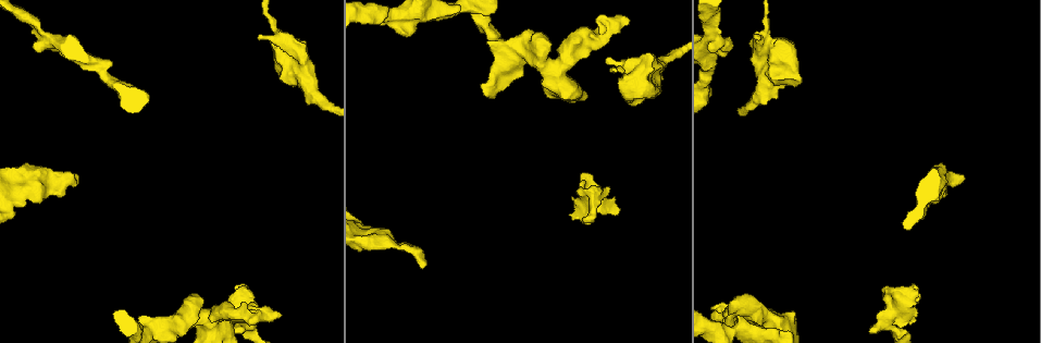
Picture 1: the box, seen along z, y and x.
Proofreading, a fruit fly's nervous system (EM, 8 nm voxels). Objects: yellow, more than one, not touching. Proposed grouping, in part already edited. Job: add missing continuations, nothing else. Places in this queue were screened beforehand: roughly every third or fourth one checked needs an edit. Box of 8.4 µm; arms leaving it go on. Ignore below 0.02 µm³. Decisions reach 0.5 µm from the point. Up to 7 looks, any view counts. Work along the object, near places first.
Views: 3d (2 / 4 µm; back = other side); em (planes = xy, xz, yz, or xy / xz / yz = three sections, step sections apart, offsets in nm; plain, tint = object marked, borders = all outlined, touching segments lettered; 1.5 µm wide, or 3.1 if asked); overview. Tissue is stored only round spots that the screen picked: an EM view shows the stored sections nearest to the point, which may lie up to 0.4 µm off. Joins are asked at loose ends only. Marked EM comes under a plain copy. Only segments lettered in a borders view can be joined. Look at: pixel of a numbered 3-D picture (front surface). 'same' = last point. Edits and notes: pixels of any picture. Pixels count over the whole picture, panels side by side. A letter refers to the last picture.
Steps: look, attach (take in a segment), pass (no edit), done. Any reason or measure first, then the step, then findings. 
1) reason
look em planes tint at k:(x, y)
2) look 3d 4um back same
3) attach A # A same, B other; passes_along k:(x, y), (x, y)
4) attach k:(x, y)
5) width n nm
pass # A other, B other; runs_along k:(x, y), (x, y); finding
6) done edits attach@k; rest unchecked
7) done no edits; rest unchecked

stops while still wide
look em xz step 8 borders at 1:(717, 316)

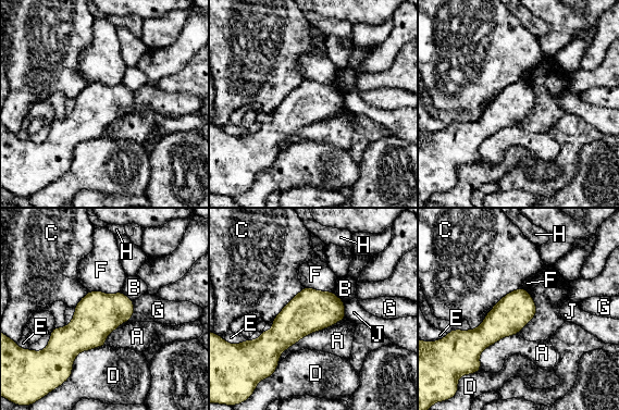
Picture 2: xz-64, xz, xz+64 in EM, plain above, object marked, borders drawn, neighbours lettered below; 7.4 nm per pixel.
look em planes borders same

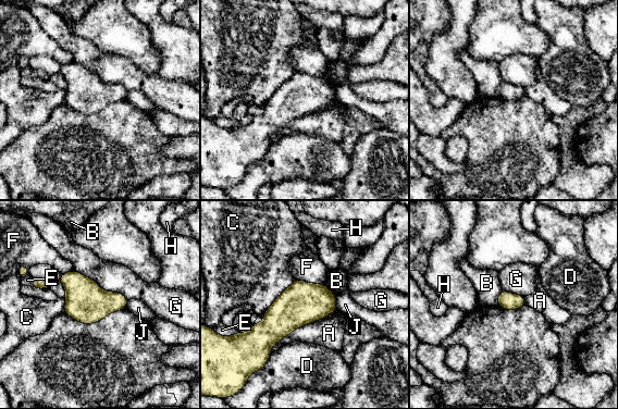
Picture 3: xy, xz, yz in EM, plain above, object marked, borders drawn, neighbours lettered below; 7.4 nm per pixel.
pass # A other, B other, C other, D other, E other, F other, G other, H other, J other; border 3:(73, 270), (127, 300); none of them fits

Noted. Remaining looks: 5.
branch stops here
look em yz step 8 tint at 1:(261, 35)

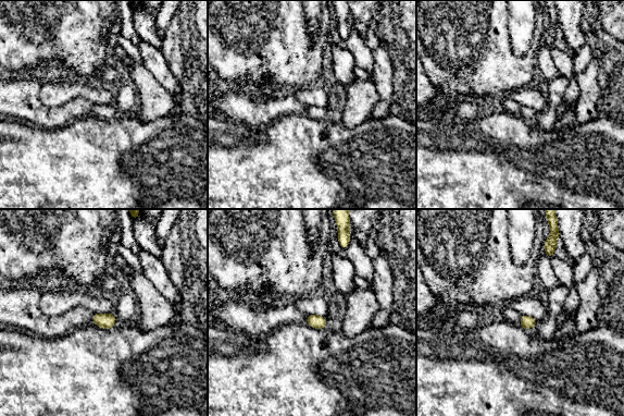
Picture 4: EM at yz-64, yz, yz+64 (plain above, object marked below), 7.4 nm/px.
look em planes borders same

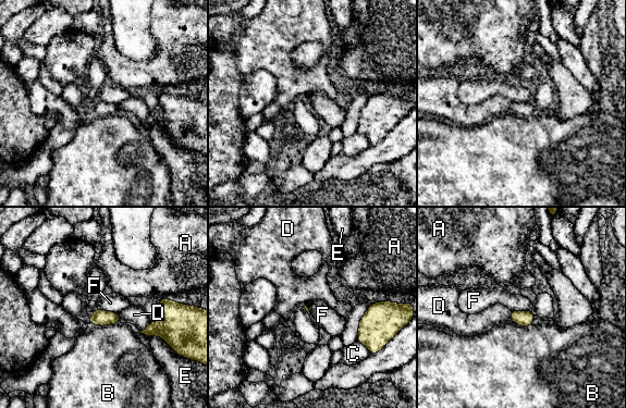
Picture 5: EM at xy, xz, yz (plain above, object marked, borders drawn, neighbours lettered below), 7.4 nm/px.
pass # A other, B other, C other, D other, E other, F other; border 5:(531, 310), (511, 311); no lettered segment goes on from it

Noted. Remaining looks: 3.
branch stops here
look 3d 4um at 1:(413, 31)

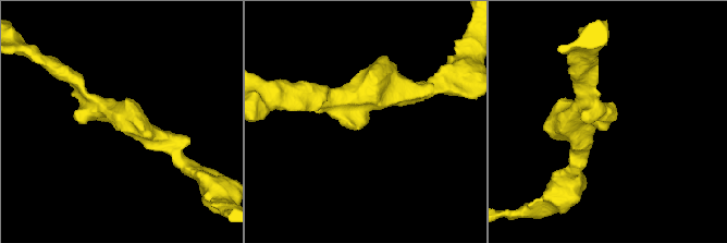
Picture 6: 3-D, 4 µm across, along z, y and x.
now the EM
look em planes borders at 6:(367, 123)

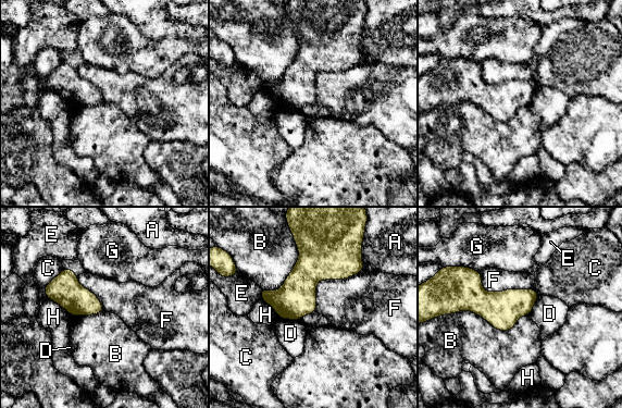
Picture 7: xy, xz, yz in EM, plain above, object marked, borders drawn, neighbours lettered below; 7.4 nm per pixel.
pass # A other, B other, C other, D other, E other, F other, G other, H other; none of them fits

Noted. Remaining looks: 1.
done no edits; rest unchecked

